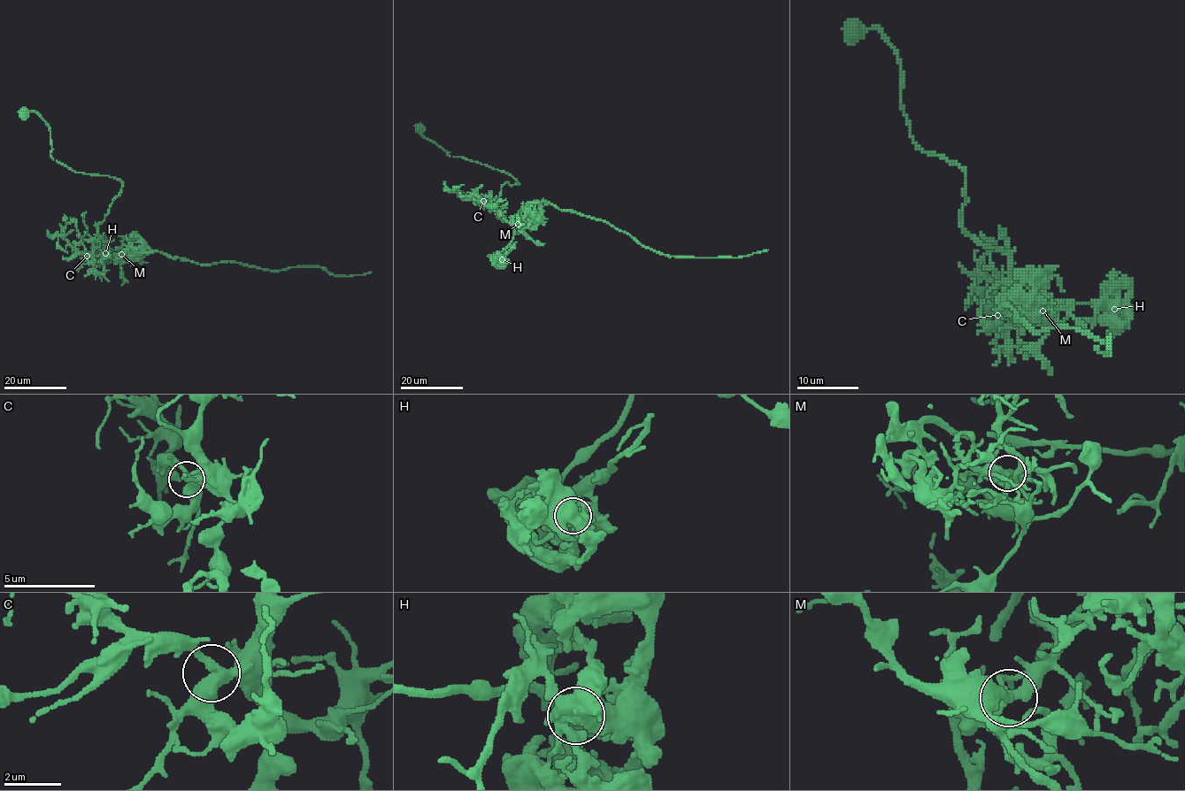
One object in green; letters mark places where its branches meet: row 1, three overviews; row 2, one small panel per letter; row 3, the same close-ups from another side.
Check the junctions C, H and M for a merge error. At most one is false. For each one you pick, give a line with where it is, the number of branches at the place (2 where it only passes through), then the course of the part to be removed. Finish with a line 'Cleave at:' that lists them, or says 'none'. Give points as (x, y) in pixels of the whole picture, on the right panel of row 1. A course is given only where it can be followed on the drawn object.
M: Place: (1042, 311). Branches: 3. Course of the part to remove: (1043, 310), (998, 309), (1034, 332), (1110, 336), (1108, 355), (1094, 346)
Cleave at: M

